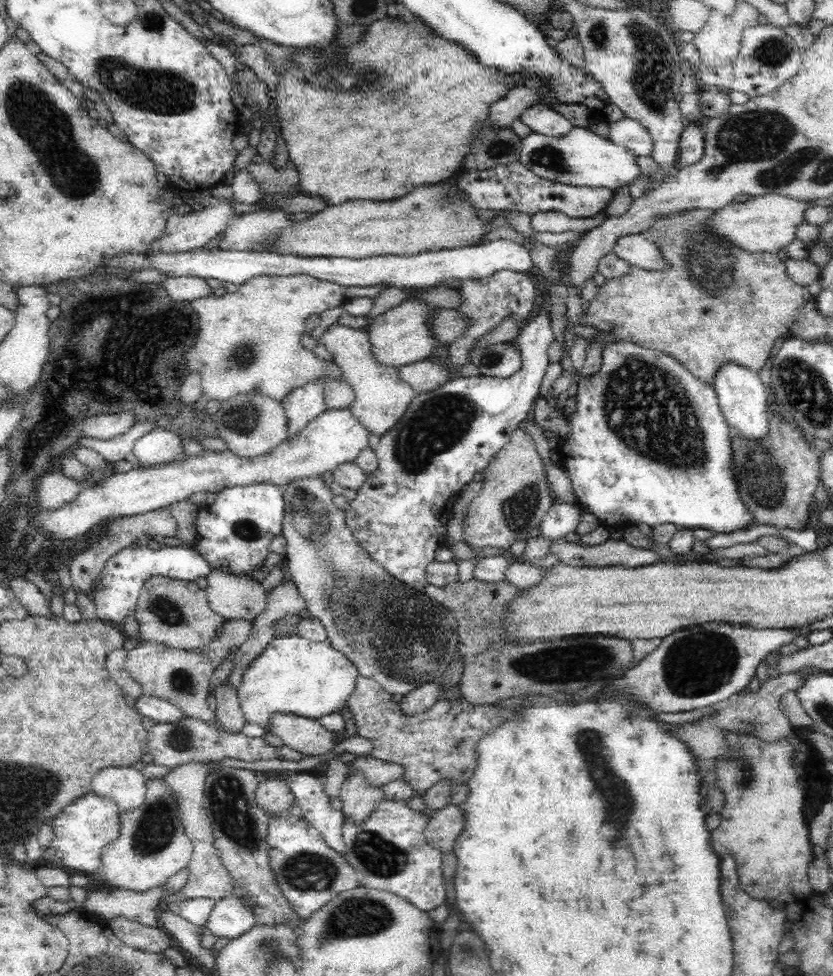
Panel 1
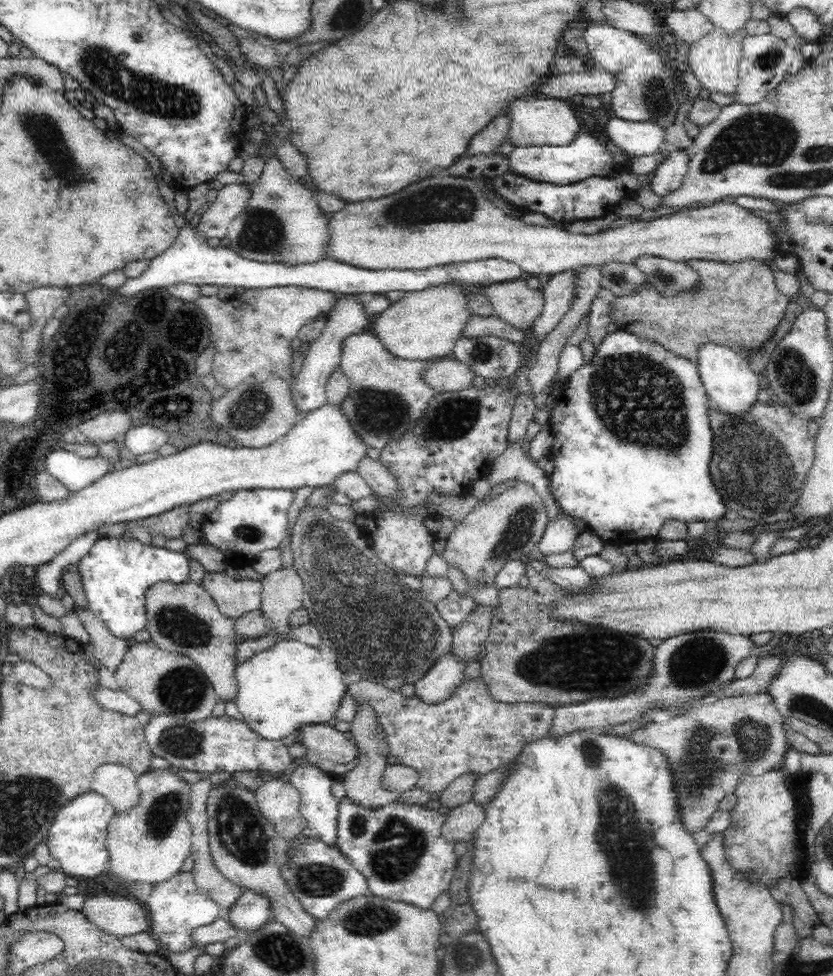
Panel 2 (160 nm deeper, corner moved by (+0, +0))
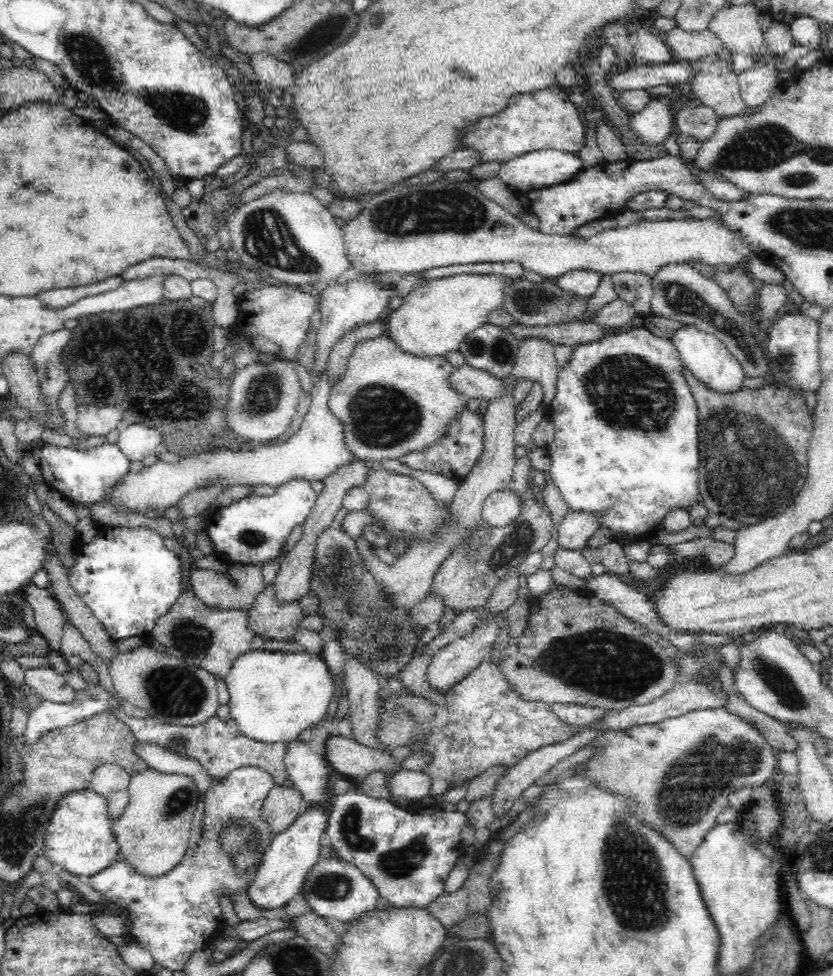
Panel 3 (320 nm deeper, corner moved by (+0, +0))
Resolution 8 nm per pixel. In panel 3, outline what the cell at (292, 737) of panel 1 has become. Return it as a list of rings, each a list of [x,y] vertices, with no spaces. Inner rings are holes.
[[[332,736],[325,743],[325,750],[330,769],[349,780],[360,781],[375,772],[394,776],[404,769],[388,750],[378,750],[342,736]]]

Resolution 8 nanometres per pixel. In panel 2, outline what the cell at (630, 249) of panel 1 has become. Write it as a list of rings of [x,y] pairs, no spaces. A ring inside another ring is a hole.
[[[646,255],[636,259],[635,265],[645,274],[646,282],[656,287],[666,298],[672,298],[682,291],[692,291],[695,284],[699,282],[699,274],[693,268],[690,268],[687,263]]]

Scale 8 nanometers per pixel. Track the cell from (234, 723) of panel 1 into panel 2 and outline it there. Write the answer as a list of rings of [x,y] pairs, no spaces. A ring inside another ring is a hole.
[[[156,583],[146,592],[146,617],[151,640],[158,648],[189,658],[201,669],[220,700],[237,698],[235,619],[222,615],[201,584]]]

